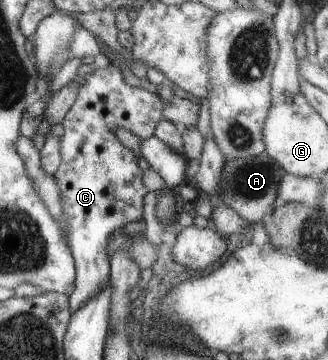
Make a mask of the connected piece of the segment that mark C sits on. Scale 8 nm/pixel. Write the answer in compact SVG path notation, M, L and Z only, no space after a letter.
M115 65L95 68L89 75L78 78L76 99L60 122L63 134L60 138L60 163L53 176L60 190L62 213L66 218L65 240L74 260L74 287L68 298L72 314L84 302L94 297L110 277L109 258L106 255L107 237L119 227L141 219L143 196L147 188L141 183L142 170L137 165L135 154L126 149L113 134L113 128L124 128L141 139L153 135L155 125L162 119L162 102L155 93L131 87L122 81L122 74Z

